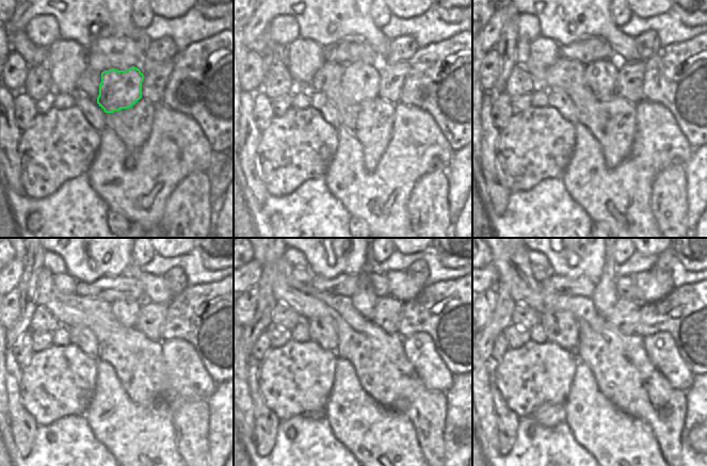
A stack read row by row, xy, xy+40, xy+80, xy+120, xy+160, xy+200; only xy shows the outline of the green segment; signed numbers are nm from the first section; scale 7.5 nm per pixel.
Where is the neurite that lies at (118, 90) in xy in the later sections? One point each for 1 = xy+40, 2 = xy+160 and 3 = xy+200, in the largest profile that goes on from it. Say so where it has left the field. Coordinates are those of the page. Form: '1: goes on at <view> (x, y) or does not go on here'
1: goes on at xy+40 (360, 81)
2: goes on at xy+160 (365, 300)
3: goes on at xy+200 (605, 296)

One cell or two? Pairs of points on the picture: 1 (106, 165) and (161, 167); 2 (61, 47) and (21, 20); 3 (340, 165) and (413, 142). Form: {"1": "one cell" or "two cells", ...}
{"1": "one cell", "2": "two cells", "3": "one cell"}

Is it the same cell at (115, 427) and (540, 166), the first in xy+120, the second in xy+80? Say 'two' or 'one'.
two

